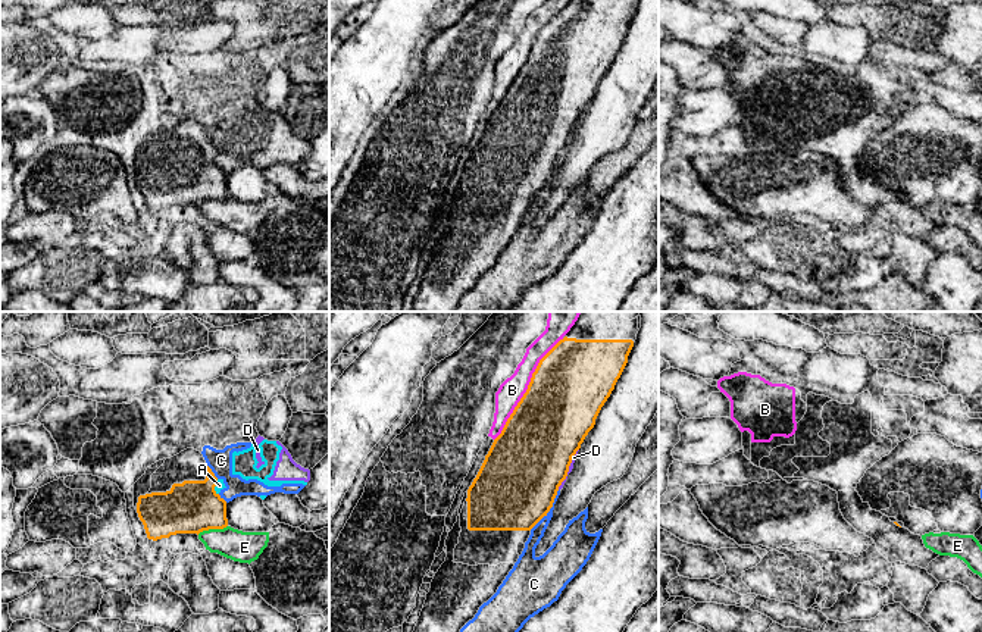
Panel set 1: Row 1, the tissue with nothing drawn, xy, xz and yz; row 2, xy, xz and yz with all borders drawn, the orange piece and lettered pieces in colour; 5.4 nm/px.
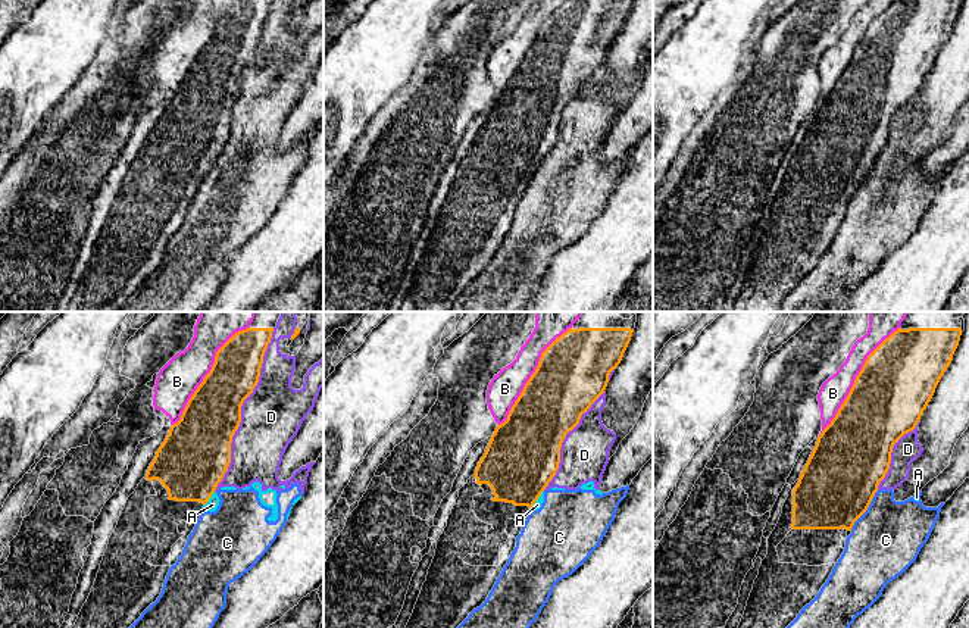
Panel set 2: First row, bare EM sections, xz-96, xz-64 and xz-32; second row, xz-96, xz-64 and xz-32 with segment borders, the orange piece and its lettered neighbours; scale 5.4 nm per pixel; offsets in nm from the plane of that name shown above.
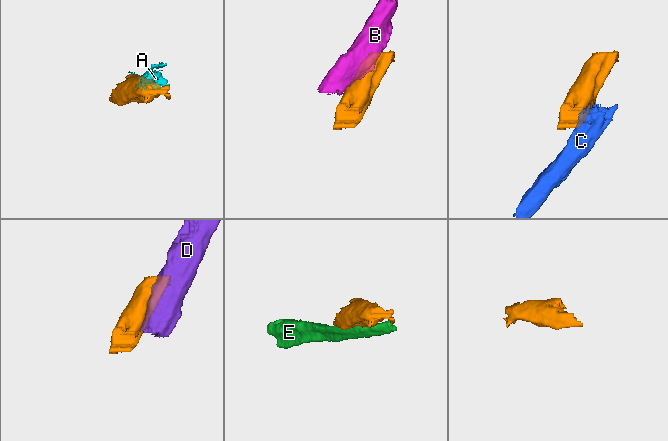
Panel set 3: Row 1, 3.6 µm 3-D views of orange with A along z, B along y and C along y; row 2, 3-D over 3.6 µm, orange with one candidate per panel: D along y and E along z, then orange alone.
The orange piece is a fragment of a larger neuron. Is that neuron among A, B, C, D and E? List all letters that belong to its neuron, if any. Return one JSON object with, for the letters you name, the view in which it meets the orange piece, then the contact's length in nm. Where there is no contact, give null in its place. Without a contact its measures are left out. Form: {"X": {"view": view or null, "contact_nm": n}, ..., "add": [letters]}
{"add": []}

